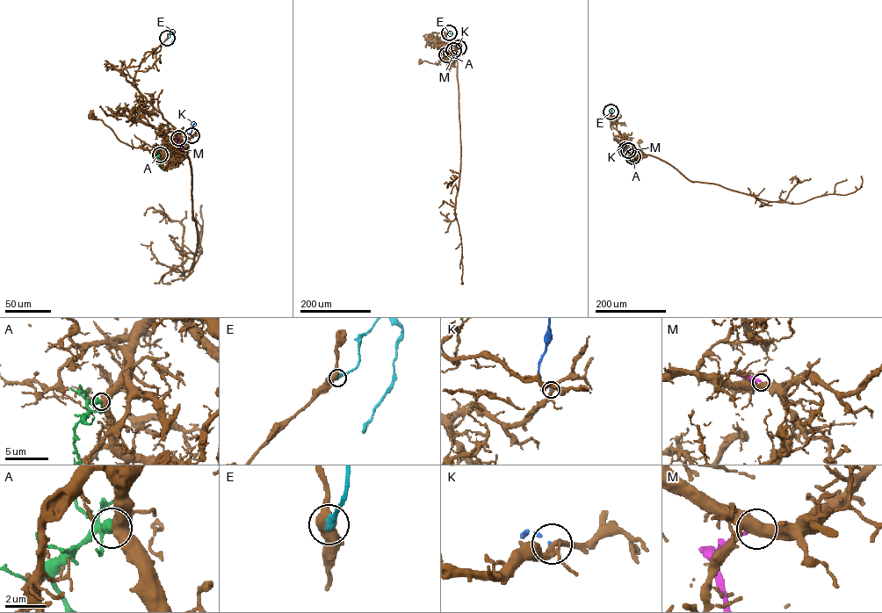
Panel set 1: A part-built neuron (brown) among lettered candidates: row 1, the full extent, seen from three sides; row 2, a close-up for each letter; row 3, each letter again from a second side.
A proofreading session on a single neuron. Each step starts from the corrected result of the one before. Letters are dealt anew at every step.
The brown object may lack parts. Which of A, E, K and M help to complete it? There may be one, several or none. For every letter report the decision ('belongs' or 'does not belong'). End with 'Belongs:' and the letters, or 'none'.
A: belongs
E: does not belong
K: does not belong
M: does not belong
Belongs: A

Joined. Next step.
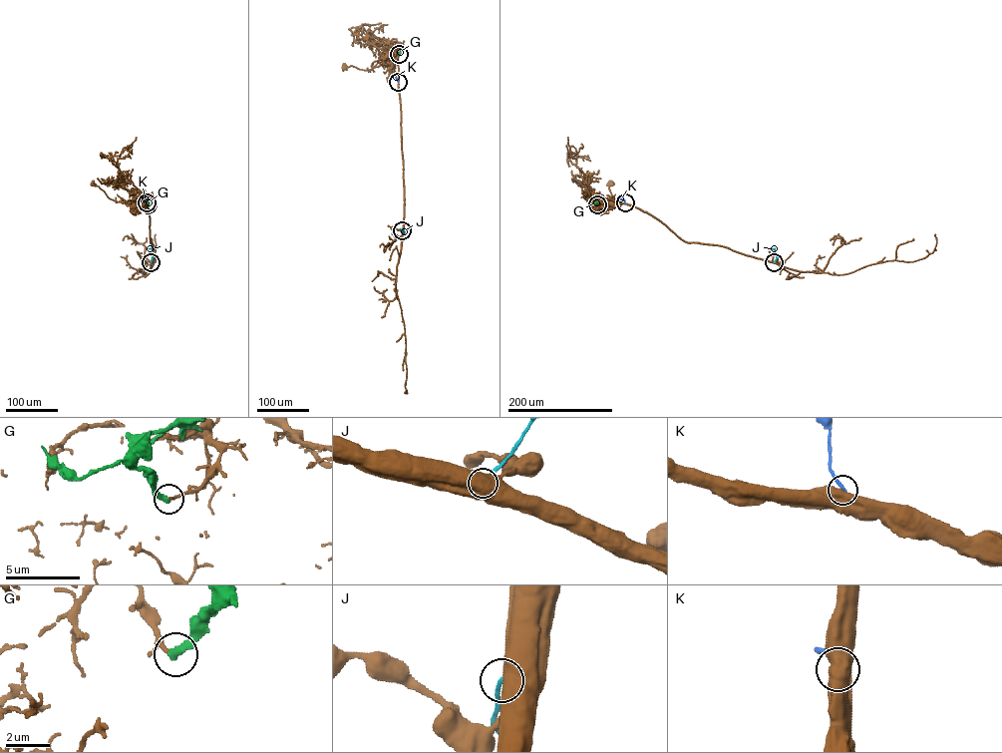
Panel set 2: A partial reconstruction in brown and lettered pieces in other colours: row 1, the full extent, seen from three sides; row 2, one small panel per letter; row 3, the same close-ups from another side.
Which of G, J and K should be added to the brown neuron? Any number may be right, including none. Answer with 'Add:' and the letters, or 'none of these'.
Add: K

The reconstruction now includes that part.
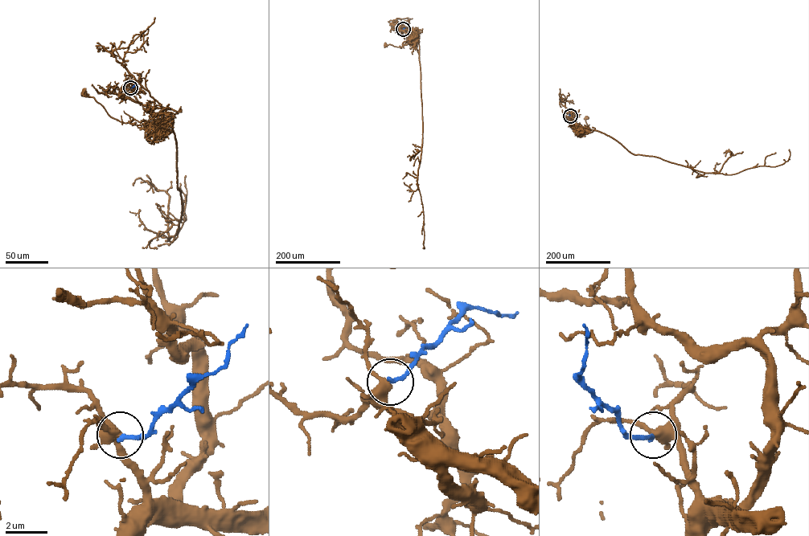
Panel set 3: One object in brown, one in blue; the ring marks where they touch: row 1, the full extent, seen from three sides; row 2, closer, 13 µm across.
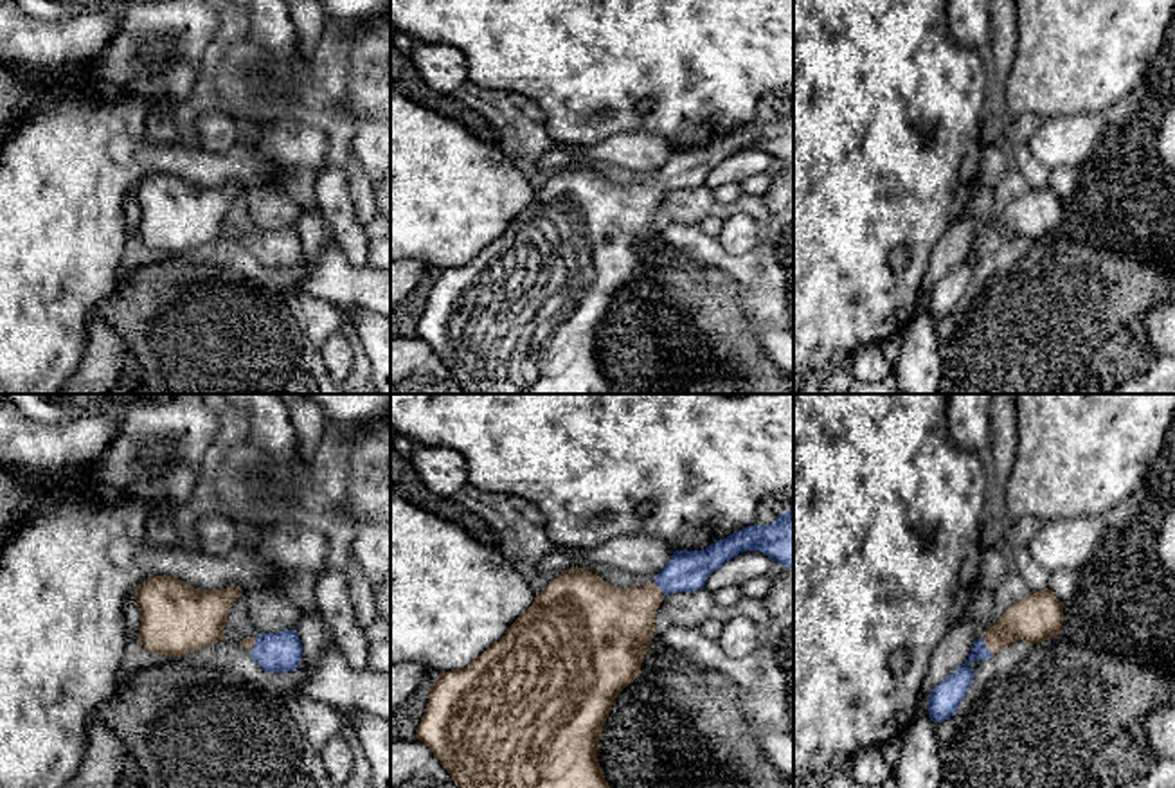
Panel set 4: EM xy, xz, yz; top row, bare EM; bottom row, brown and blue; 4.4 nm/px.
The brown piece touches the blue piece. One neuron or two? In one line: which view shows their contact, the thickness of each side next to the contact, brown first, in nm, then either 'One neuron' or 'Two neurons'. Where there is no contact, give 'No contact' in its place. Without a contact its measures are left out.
Touches brown in yz. Thickness 220 nm (brown) against 120 nm. One neuron

